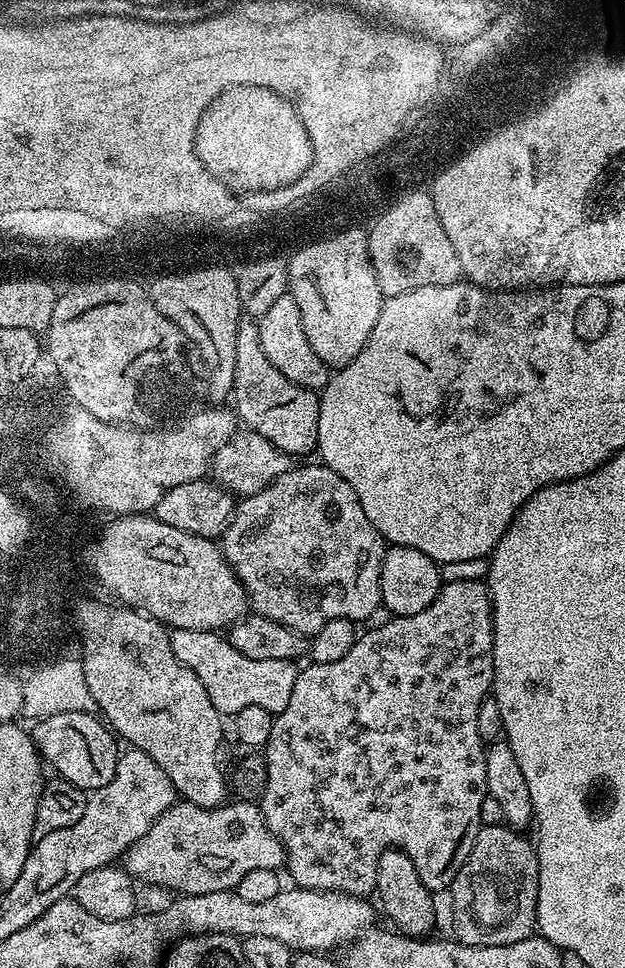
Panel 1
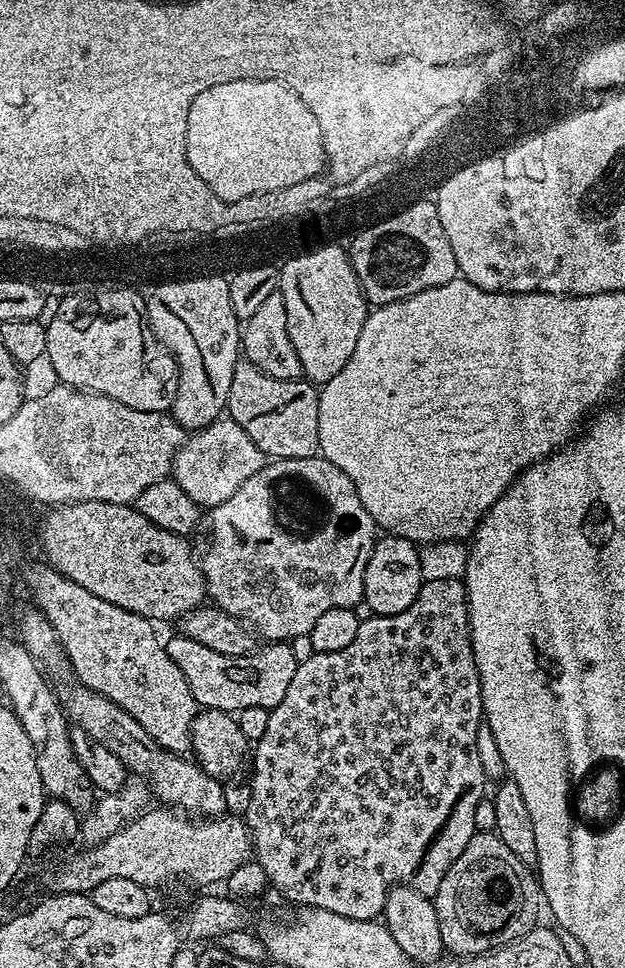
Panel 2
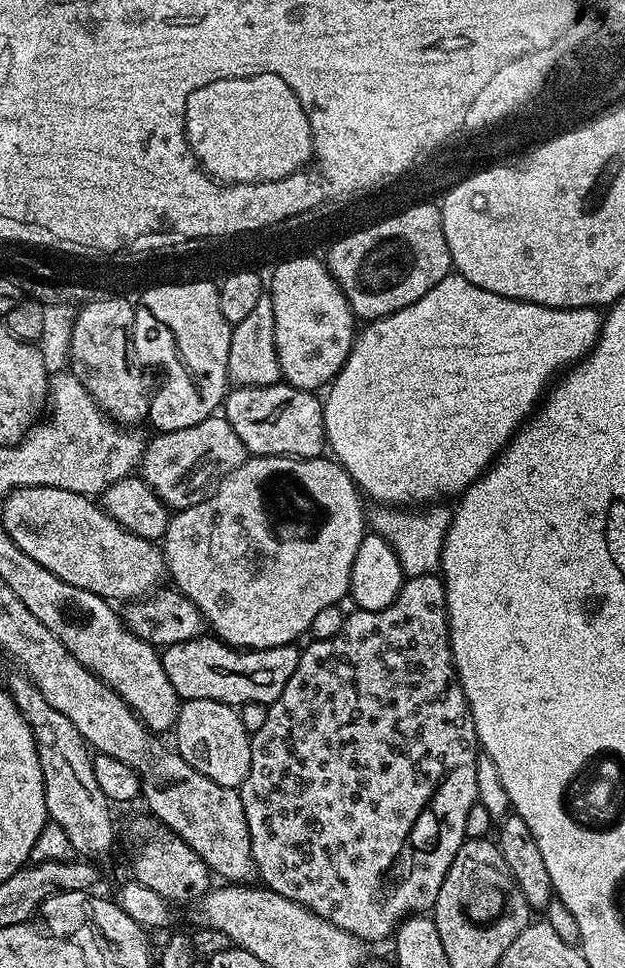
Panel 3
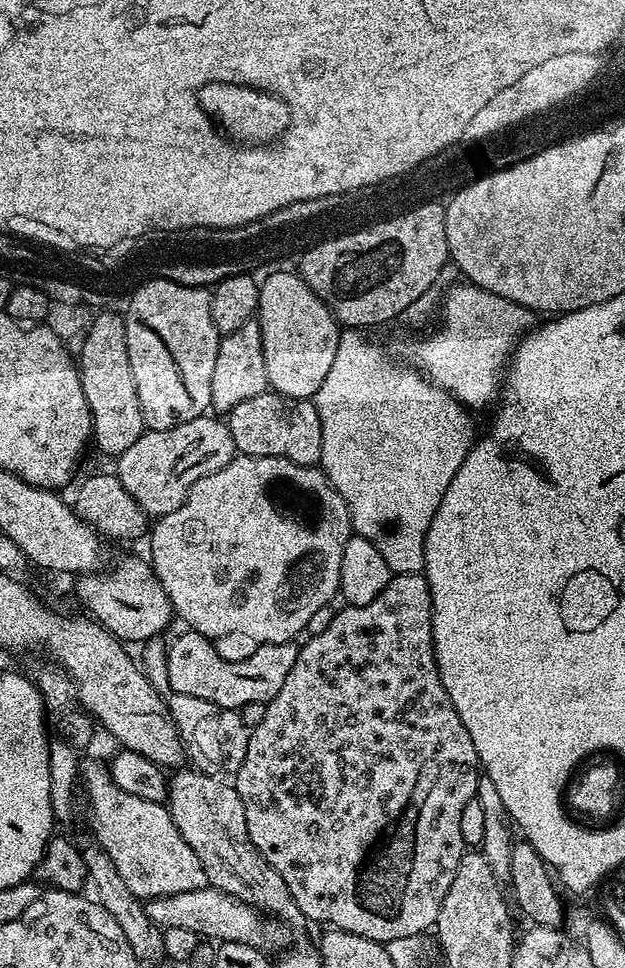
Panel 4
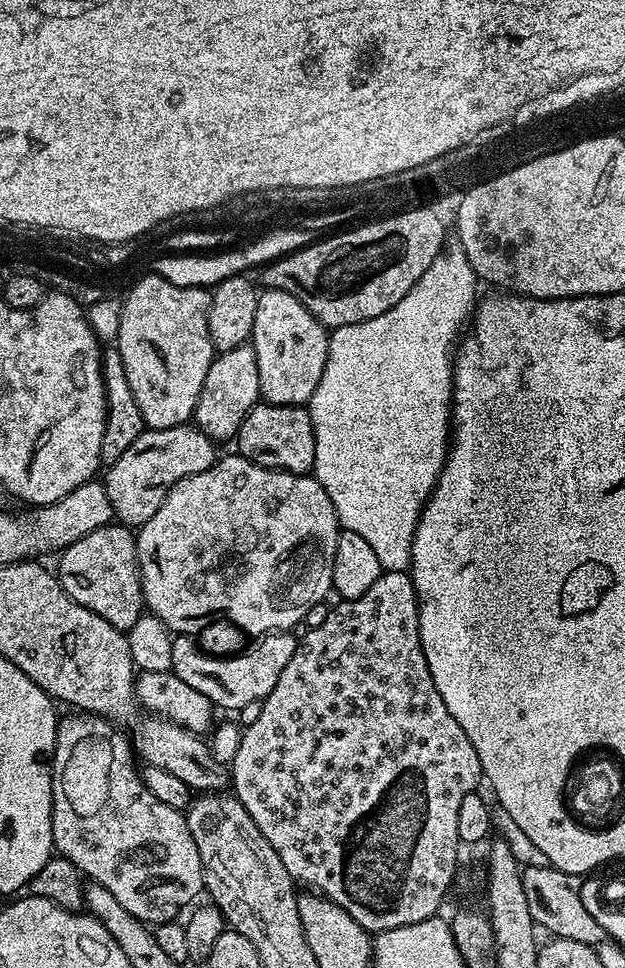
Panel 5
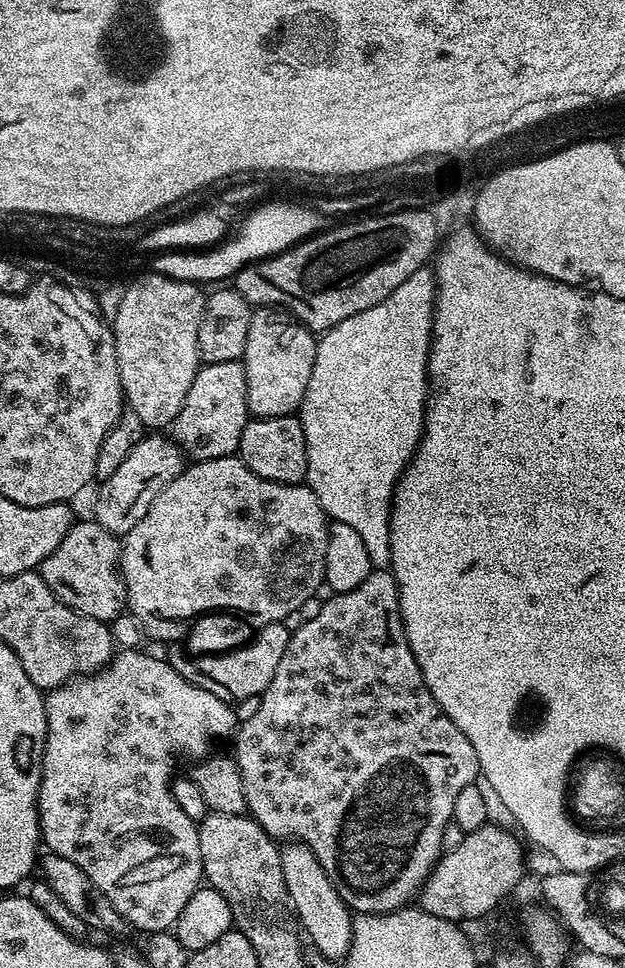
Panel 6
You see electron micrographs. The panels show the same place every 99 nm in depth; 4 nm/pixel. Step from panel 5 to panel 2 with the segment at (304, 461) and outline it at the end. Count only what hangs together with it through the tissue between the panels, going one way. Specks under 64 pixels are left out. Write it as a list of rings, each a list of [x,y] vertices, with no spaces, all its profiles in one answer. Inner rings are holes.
[[[241,359],[230,382],[227,415],[262,450],[265,457],[278,460],[310,458],[320,451],[318,442],[318,402],[320,394],[317,385],[307,378],[283,380],[274,378],[248,360]]]

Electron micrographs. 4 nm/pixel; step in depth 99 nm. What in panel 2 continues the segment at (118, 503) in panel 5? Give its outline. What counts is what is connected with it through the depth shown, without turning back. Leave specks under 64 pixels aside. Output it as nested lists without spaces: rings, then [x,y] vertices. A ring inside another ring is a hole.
[[[221,418],[193,431],[185,439],[184,445],[176,451],[170,476],[178,482],[178,486],[182,486],[182,490],[186,490],[186,494],[190,494],[190,498],[194,498],[201,509],[215,510],[242,486],[242,482],[254,478],[254,474],[258,474],[265,463],[264,452],[254,446],[250,434],[246,434],[238,422]]]

